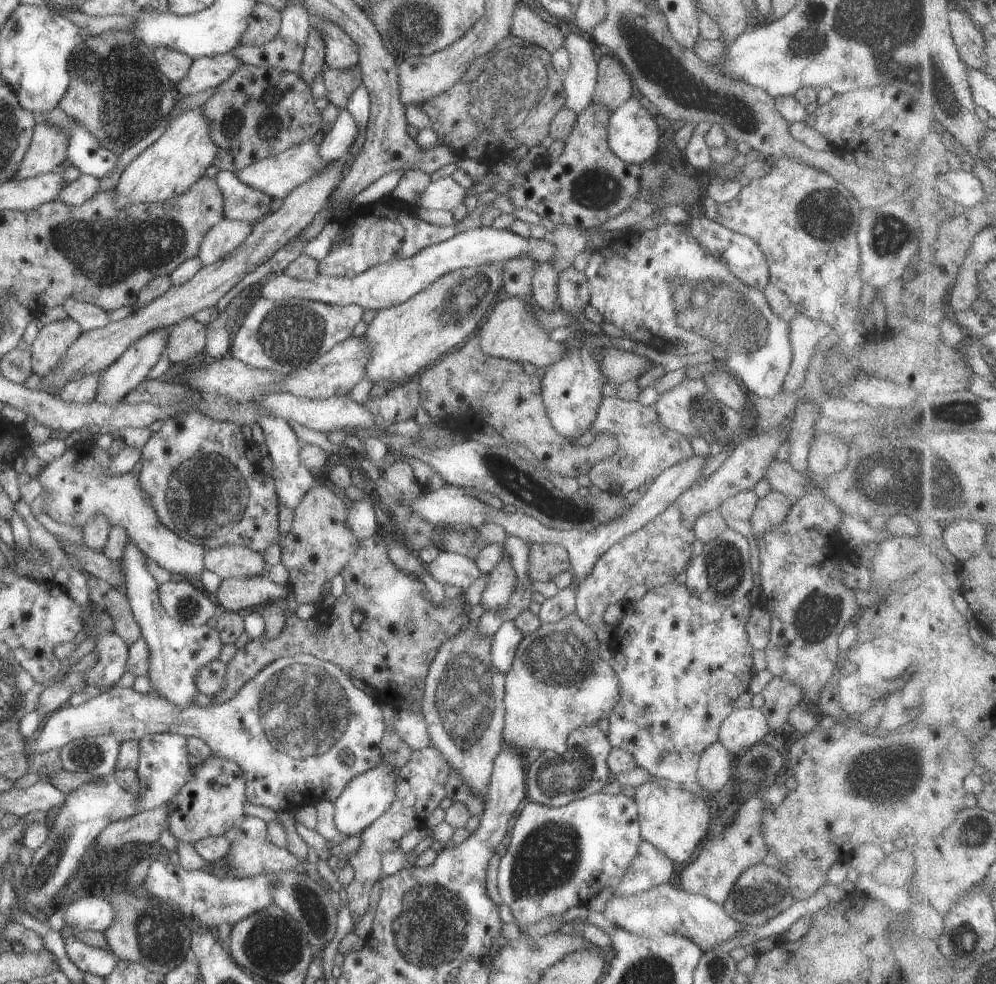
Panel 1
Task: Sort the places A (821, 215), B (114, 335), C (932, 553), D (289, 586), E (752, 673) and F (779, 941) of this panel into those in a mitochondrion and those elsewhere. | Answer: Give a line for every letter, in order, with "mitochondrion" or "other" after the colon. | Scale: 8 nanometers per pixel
A: mitochondrion
B: other
C: other
D: other
E: other
F: other

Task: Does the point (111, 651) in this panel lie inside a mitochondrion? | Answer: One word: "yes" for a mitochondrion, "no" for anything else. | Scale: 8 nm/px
no

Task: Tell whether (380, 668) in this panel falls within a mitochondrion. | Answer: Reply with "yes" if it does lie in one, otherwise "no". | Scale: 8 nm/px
no

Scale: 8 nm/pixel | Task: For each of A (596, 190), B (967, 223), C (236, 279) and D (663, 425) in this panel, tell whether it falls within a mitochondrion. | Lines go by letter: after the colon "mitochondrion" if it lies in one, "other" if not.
A: mitochondrion
B: other
C: other
D: other

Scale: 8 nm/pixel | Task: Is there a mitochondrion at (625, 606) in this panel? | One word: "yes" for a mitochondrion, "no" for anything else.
no

